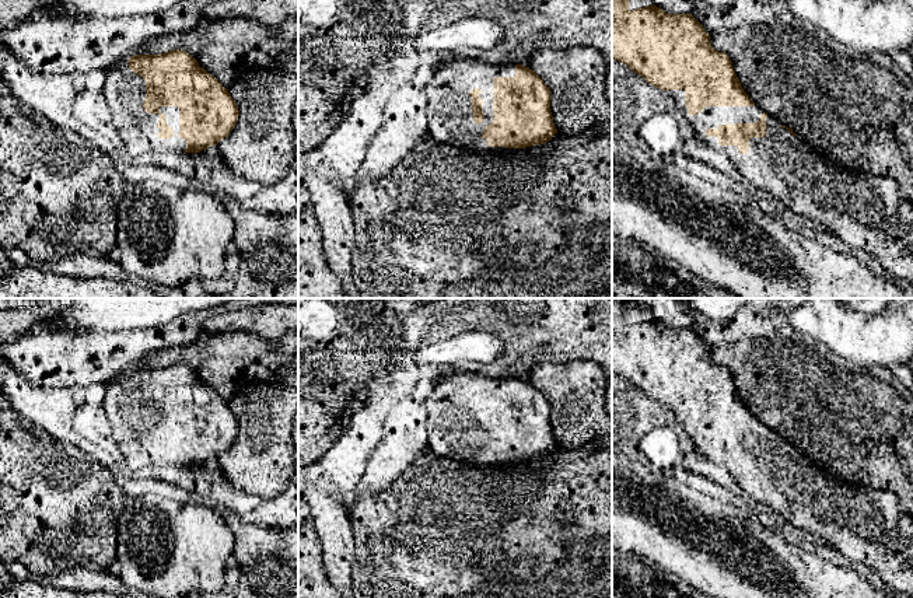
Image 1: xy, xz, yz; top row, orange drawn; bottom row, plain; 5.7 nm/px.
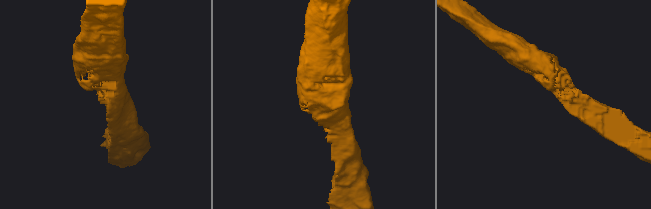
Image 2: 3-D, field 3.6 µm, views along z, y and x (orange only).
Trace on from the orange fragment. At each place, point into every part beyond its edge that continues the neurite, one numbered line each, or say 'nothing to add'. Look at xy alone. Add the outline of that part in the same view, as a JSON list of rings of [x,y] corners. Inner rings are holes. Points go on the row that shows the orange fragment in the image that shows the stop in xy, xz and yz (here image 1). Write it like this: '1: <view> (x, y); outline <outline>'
1: xy (125, 91); outline [[[129,59],[108,70],[104,94],[115,129],[130,157],[139,158],[151,153],[175,151],[179,154],[185,151],[186,140],[178,136],[179,108],[160,108],[168,126],[174,130],[171,139],[160,139],[161,129],[157,127],[160,115],[144,111],[146,81],[129,69]]]

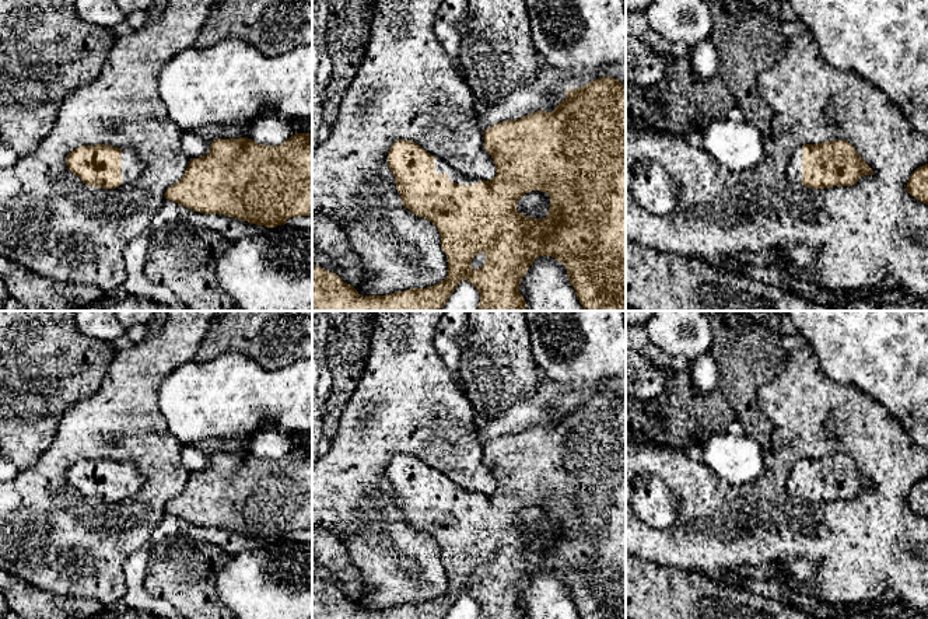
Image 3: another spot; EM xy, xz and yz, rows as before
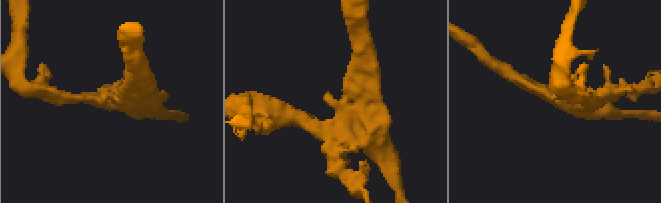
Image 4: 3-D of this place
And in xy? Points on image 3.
1: xy (132, 165); outline [[[122,148],[122,185],[127,185],[137,179],[143,174],[144,168],[146,164],[134,150]]]

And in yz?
1: yz (794, 174); outline [[[802,146],[792,154],[787,169],[787,179],[795,185],[802,185]]]

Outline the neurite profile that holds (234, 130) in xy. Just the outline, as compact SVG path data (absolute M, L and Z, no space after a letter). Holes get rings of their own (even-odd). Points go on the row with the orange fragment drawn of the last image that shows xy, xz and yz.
M246 123L210 125L195 129L193 132L207 141L213 141L217 139L239 139L248 136L249 125Z

